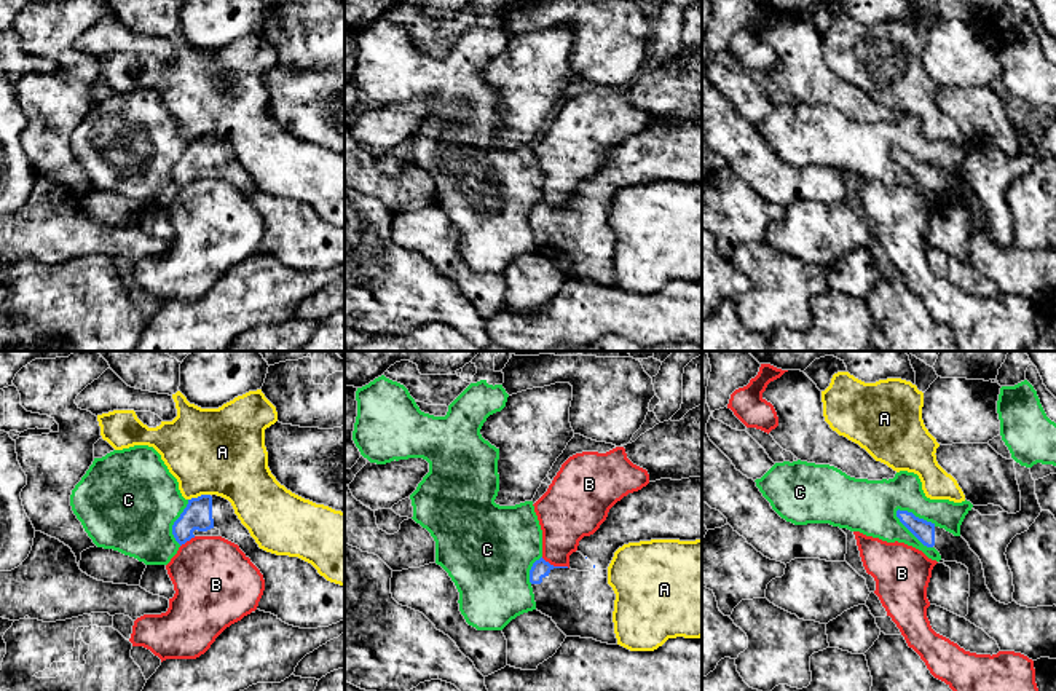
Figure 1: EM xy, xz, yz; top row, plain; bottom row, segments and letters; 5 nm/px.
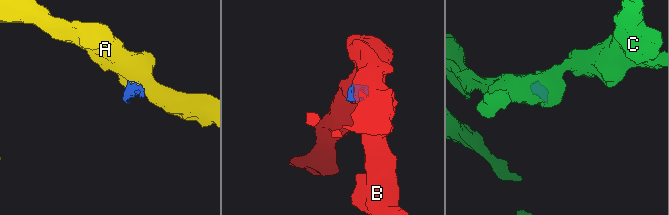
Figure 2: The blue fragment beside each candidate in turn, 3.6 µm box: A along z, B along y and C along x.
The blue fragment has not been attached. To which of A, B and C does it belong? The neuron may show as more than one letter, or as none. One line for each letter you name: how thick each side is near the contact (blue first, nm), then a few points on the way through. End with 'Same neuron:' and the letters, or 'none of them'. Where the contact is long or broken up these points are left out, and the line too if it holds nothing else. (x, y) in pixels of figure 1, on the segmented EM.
Same neuron: none of them

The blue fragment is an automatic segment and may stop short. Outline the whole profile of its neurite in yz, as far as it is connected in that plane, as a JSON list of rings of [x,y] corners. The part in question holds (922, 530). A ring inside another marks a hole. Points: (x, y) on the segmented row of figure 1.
[[[896,511],[900,522],[927,547],[935,547],[941,560],[957,562],[968,568],[970,575],[970,597],[967,621],[983,629],[994,638],[1000,651],[1015,651],[1027,656],[1032,661],[1040,657],[1056,659],[1056,605],[1027,608],[1018,605],[1015,600],[1008,605],[997,602],[986,586],[984,570],[979,557],[970,549],[962,536],[954,536],[944,528],[932,522],[916,517],[908,511]]]

